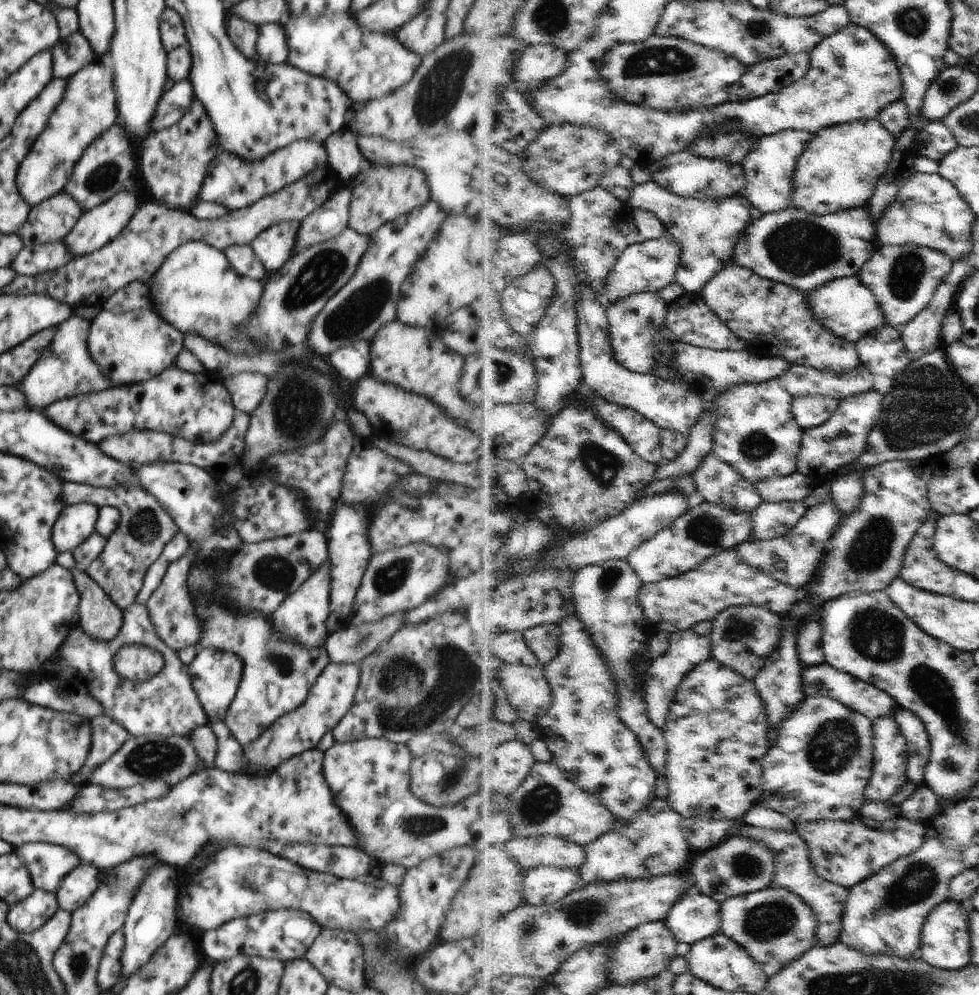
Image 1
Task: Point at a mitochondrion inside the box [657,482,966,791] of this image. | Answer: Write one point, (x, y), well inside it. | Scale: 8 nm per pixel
(834, 745)

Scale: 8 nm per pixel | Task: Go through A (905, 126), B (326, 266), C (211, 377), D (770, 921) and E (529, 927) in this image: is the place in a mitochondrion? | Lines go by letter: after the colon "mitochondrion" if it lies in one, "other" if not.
A: other
B: mitochondrion
C: other
D: mitochondrion
E: mitochondrion

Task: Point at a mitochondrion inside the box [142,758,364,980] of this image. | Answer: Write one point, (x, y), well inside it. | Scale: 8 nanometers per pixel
(244, 882)

